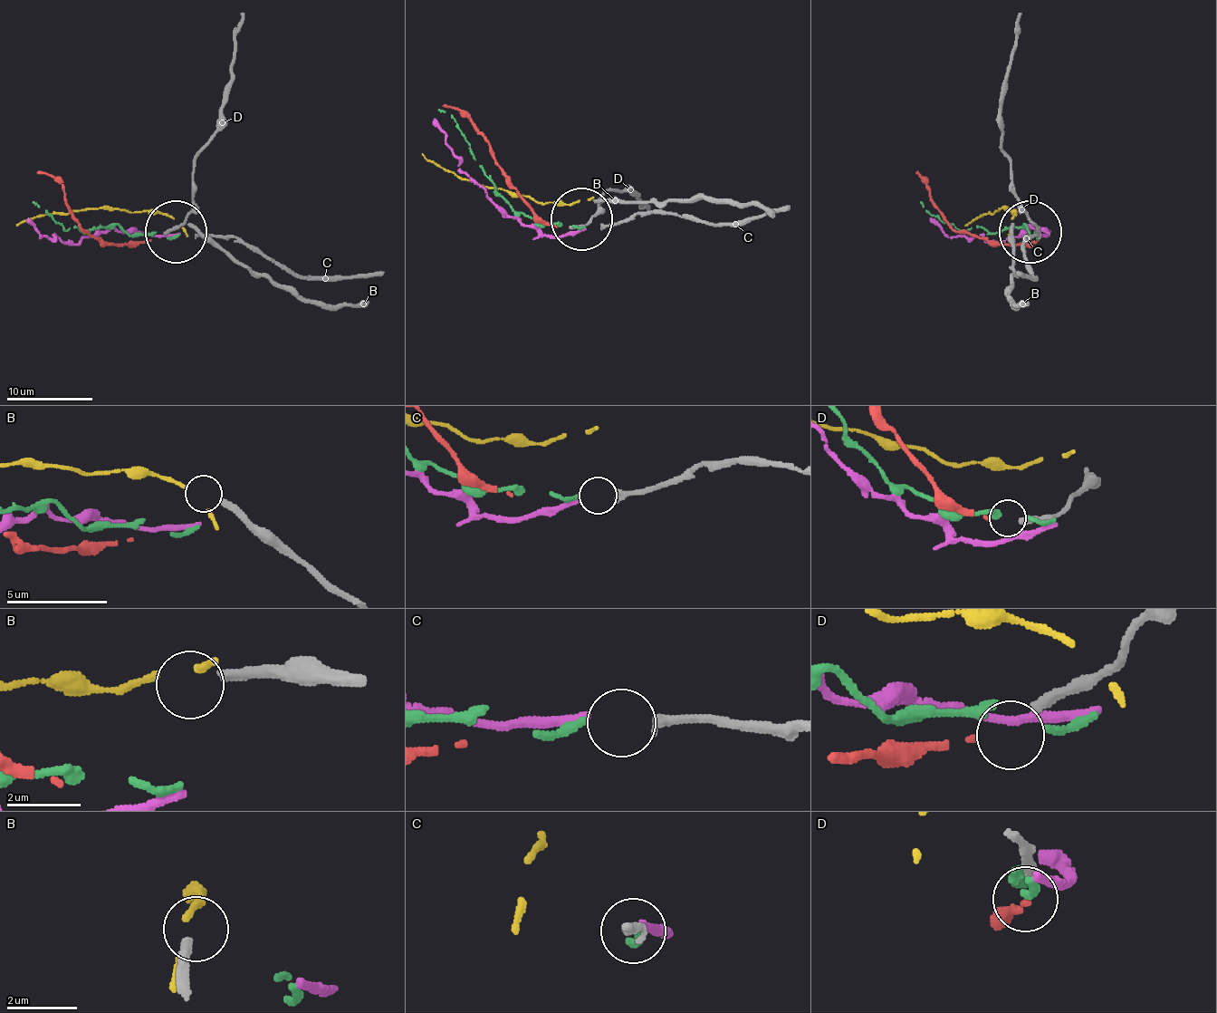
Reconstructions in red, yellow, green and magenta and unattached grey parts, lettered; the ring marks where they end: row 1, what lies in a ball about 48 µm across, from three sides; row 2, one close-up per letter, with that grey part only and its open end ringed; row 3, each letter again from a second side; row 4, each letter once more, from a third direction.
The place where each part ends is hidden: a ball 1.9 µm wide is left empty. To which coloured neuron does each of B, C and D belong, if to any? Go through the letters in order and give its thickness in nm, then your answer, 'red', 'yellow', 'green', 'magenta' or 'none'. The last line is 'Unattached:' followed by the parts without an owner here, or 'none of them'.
B: 320 nm thick; none
C: 280 nm thick; magenta
D: 320 nm thick; red
Unattached: B

